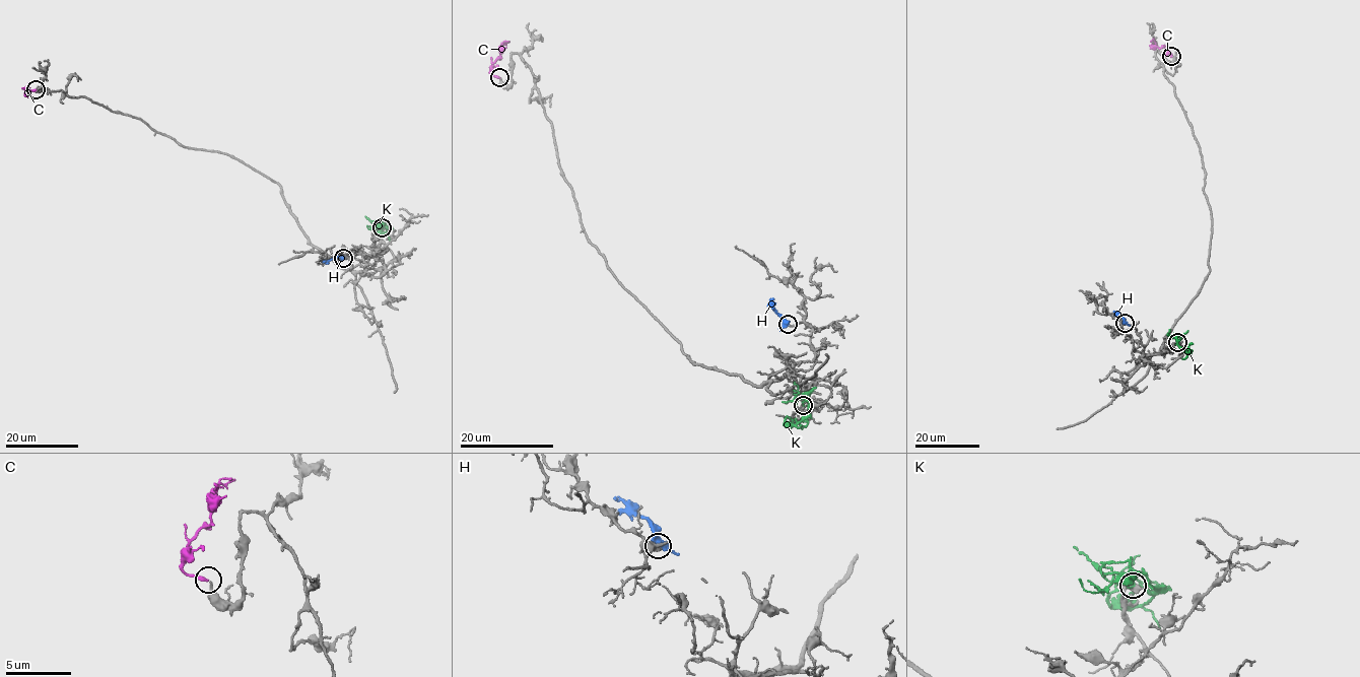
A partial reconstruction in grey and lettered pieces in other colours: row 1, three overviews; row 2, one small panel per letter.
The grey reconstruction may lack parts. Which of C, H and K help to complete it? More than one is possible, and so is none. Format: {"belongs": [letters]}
{"belongs": ["C"]}

